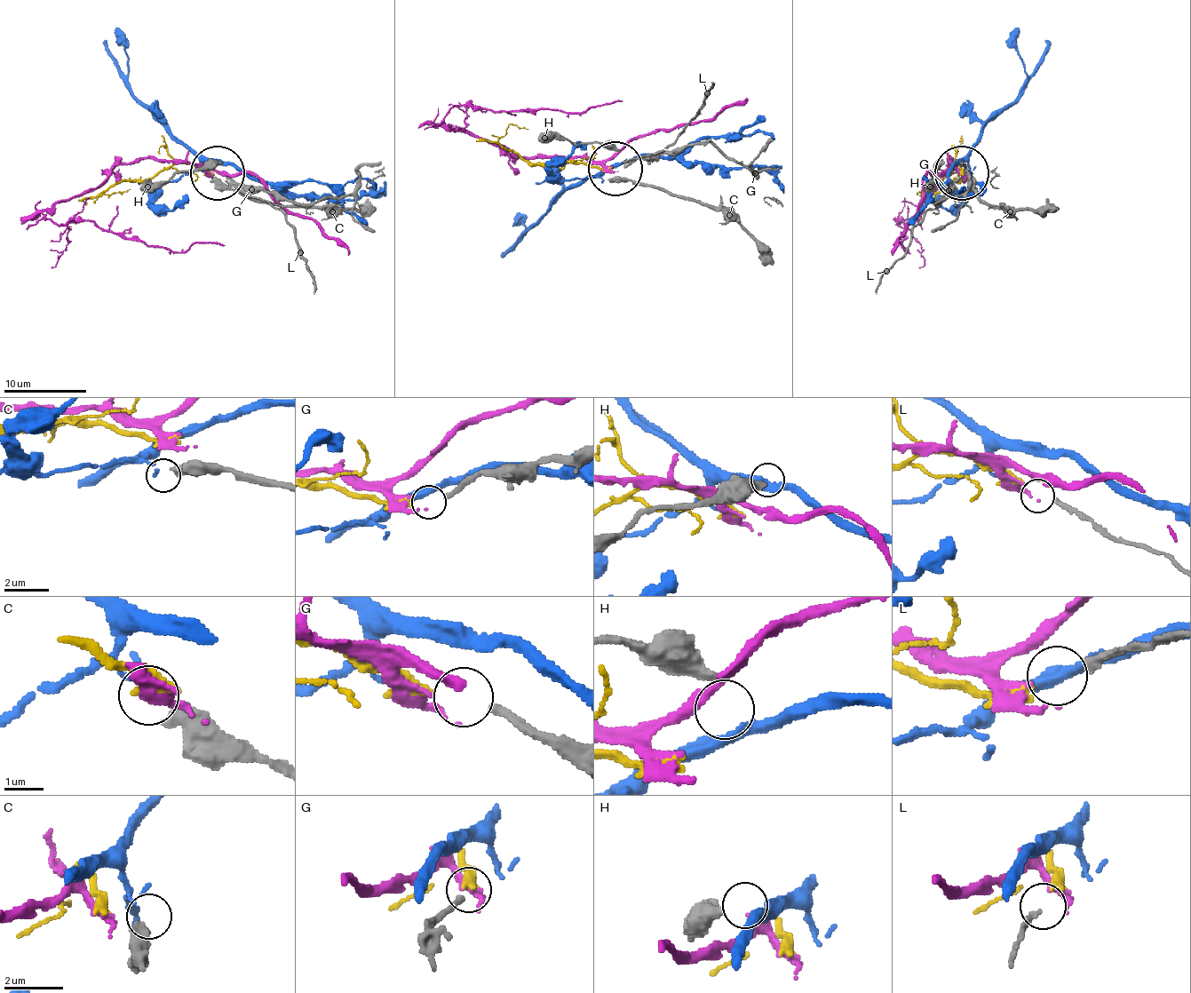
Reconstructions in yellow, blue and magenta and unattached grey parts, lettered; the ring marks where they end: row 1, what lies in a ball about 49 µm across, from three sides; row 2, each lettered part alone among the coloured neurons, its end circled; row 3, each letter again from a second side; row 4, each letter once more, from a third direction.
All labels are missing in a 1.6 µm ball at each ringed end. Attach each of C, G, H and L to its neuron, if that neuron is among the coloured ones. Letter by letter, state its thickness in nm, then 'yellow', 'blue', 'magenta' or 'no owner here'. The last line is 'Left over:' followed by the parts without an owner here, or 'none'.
C: 550 nm | no owner here
G: 220 nm | yellow
H: 320 nm | blue
L: 180 nm | magenta
Left over: C

